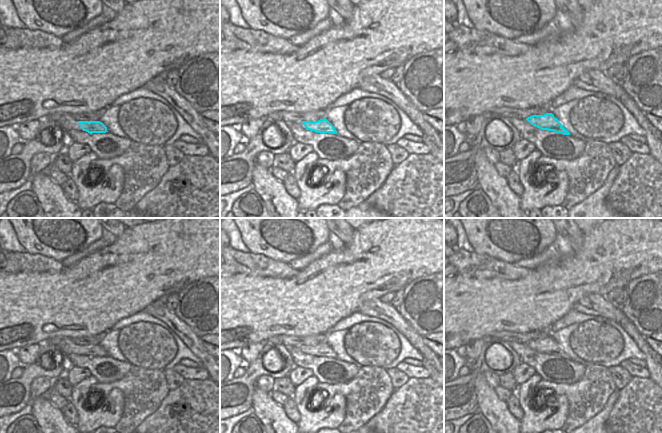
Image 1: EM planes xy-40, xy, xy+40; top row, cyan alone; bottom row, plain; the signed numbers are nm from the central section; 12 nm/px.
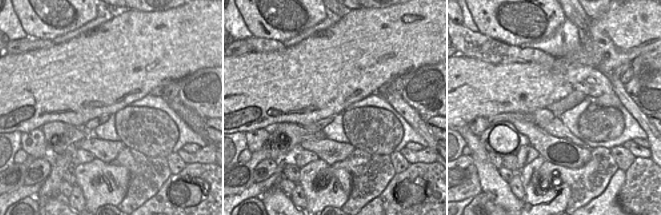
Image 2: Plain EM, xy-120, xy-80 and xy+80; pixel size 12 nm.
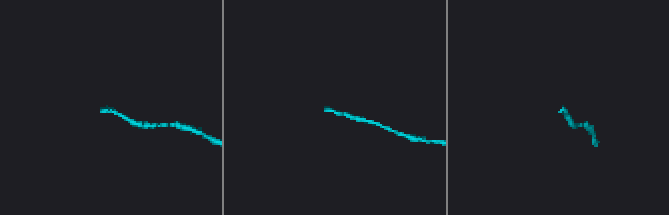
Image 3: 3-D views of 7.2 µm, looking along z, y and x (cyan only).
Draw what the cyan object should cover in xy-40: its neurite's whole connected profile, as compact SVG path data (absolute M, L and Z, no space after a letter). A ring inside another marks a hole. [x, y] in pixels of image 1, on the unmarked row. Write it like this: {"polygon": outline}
{"polygon": "M60 342L55 346L66 356L69 354L86 355L88 357L106 357L107 351L100 345L76 345L74 343Z"}

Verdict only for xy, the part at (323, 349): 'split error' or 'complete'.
split error

